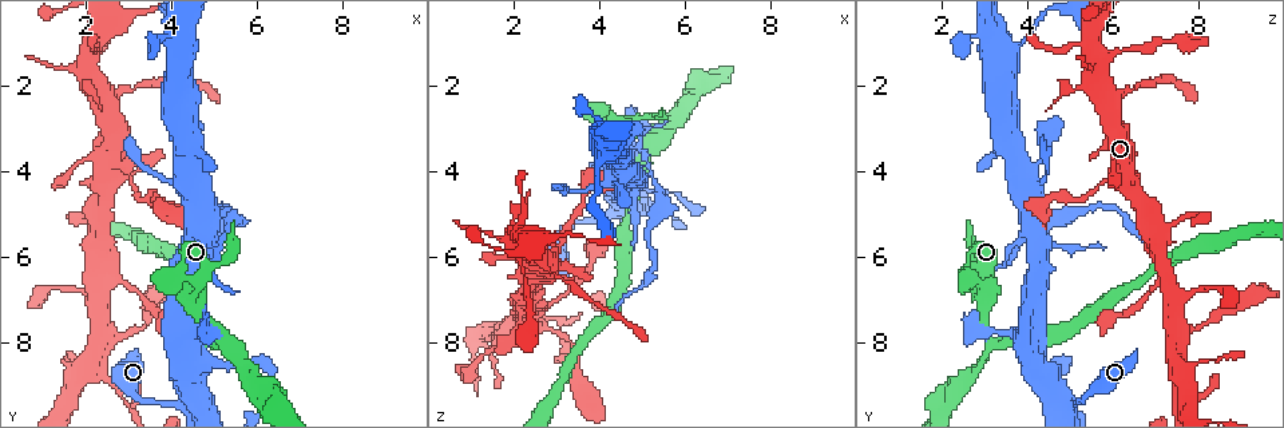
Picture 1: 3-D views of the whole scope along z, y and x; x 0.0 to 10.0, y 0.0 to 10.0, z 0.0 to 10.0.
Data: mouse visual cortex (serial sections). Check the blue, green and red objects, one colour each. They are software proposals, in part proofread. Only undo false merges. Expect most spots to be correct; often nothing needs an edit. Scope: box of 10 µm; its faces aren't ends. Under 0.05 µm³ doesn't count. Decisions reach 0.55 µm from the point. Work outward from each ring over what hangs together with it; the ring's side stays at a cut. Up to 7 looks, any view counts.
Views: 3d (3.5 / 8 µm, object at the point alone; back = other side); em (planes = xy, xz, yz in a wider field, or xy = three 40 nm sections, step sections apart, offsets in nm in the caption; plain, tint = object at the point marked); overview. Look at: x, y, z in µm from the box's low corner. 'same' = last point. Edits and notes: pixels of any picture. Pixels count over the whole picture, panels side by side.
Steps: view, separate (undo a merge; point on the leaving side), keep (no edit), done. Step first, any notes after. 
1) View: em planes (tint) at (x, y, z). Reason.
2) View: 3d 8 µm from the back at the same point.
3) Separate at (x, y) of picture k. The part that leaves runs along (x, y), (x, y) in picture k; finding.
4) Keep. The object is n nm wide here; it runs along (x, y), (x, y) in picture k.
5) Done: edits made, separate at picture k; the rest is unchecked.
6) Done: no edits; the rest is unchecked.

View: 3d 3.5 µm at (5.20, 7.95, 3.15). Narrows sharply.

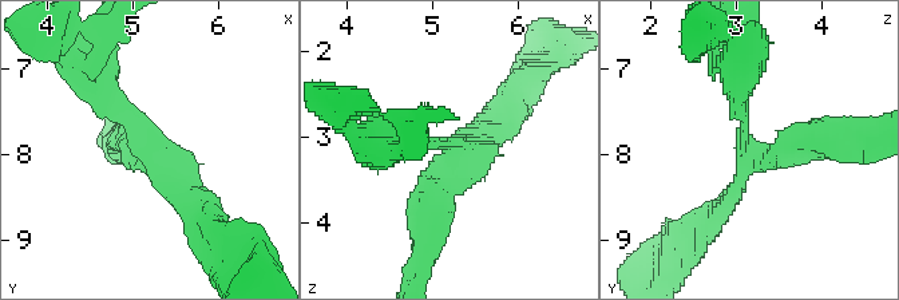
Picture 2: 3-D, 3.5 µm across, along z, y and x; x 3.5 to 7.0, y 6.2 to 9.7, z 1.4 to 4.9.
View: em planes (tint) at (5.20, 8.00, 3.15). Shape alone is not enough.

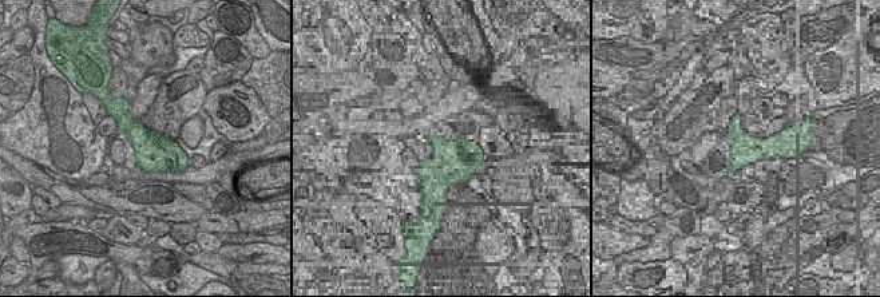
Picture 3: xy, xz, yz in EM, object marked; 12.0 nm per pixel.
View: em xy step 1 (tint) at the same point. Another direction.

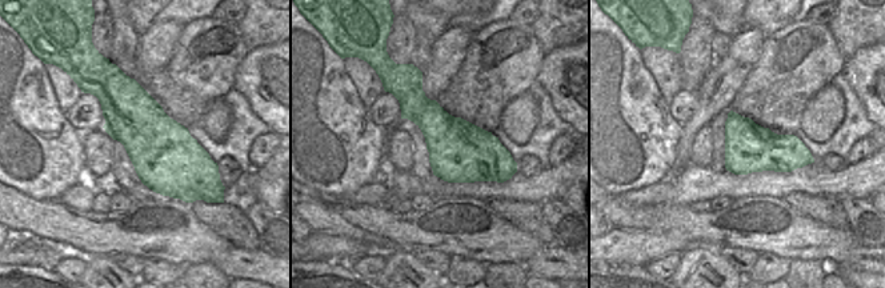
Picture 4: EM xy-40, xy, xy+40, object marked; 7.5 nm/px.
Keep. It runs along (741, 79), (751, 153), (834, 137) in picture 2; one cell here.

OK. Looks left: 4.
View: 3d 3.5 µm at (2.70, 9.10, 7.45). Thin neck.

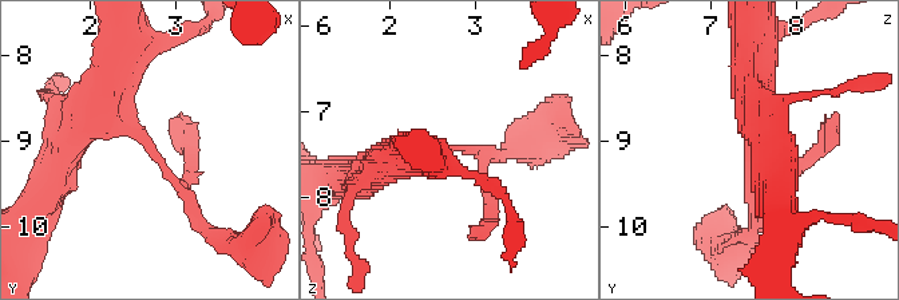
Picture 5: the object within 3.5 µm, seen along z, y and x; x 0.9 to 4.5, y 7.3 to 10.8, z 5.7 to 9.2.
View: em xy step 1 (tint) at (2.75, 9.15, 7.50).

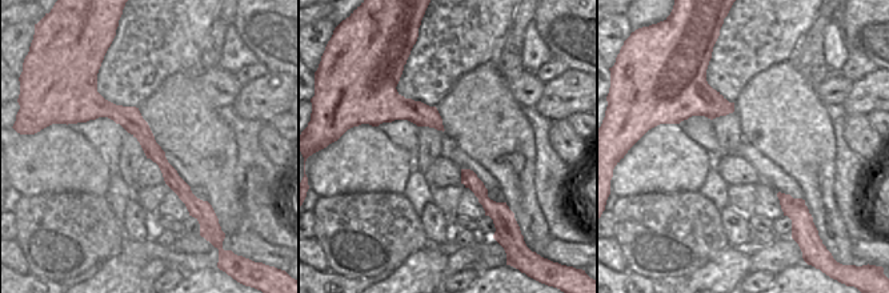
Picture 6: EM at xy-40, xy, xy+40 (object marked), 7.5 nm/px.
Keep. The arms are 150, 450 nm wide; it runs along (95, 104), (123, 115), (193, 200) in picture 6; continuous, no second cell.

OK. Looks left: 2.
View: 3d 3.5 µm from the back at (2.45, 2.40, 5.95). Thick turns thin.

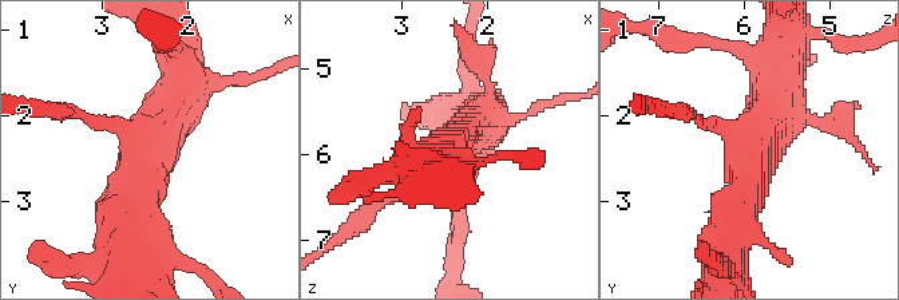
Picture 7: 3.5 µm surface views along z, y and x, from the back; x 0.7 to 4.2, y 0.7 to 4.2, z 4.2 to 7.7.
View: em xy step 5 (tint) at (2.50, 2.40, 5.90).

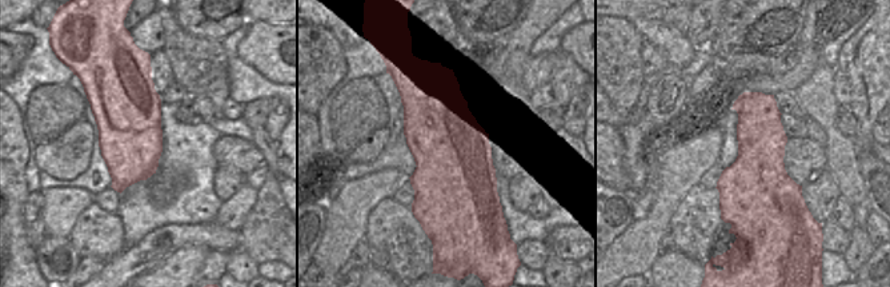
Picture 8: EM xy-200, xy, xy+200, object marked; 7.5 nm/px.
Keep. Continuous, no second cell.

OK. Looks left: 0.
Done: no edits; the rest is unchecked.

